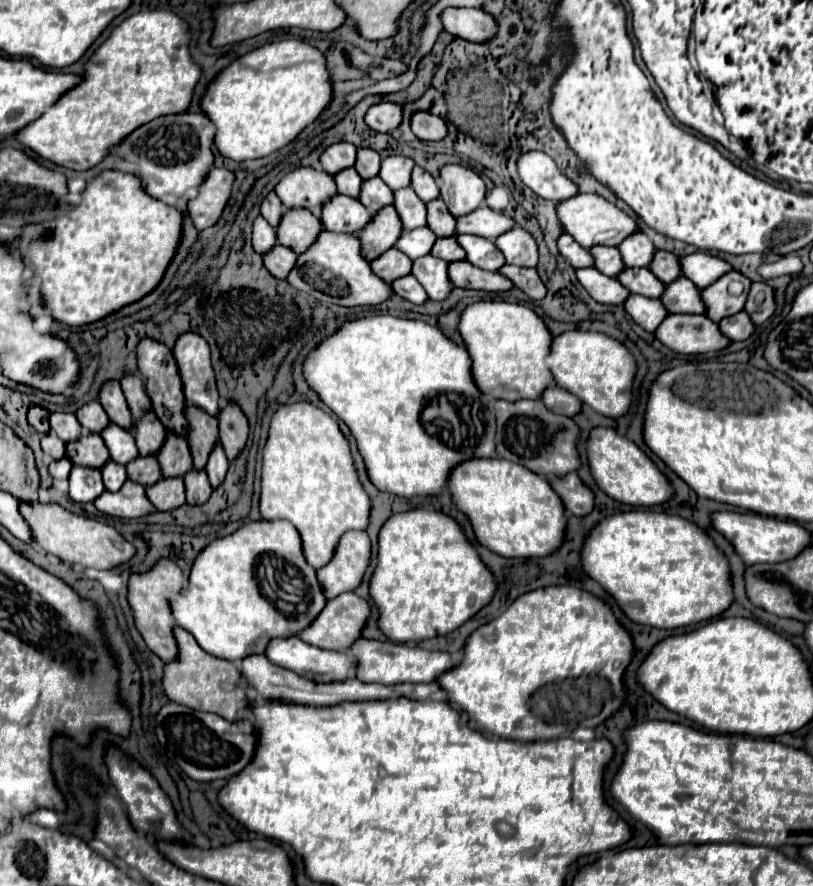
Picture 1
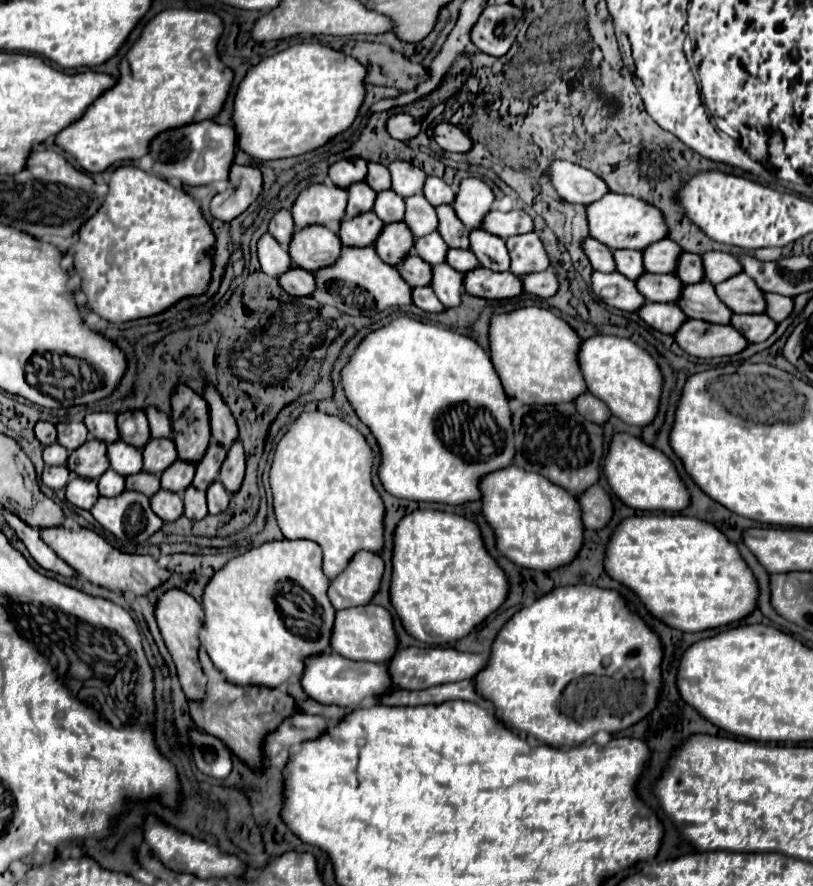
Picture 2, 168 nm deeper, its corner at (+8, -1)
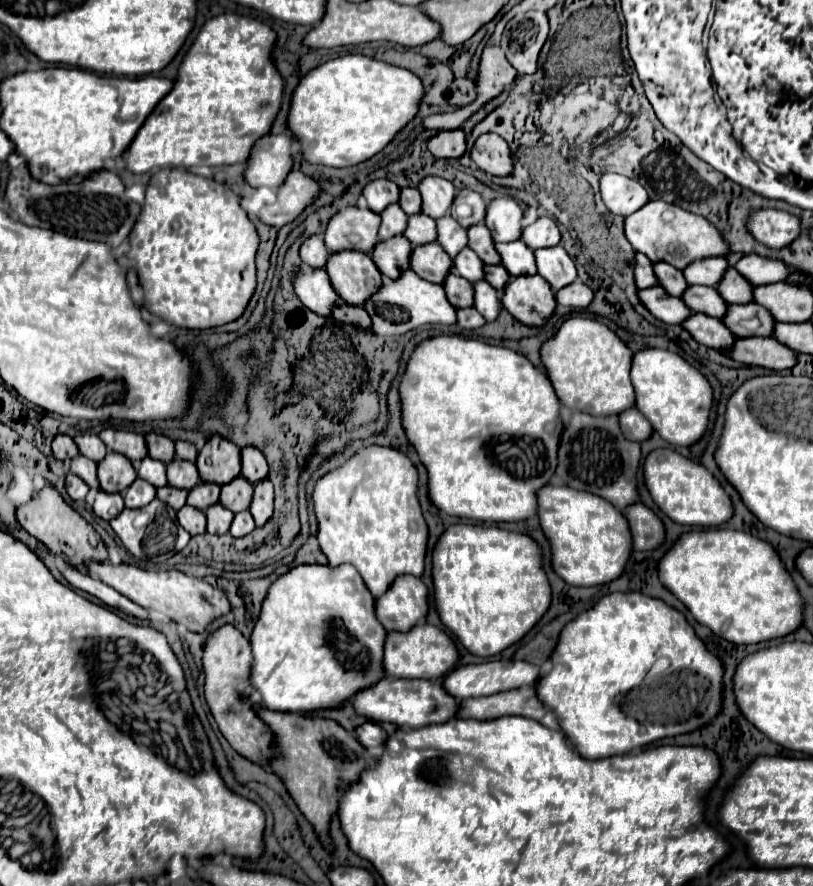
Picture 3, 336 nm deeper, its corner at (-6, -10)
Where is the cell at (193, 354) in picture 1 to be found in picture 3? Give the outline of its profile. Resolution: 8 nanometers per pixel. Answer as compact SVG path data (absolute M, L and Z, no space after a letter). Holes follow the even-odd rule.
M242 448L242 476L252 484L268 478L268 462L258 448Z

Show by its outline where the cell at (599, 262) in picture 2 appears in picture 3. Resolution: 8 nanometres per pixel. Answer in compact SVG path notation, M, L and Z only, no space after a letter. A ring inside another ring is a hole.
M636 254L636 284L638 288L652 288L658 284L658 278L654 274L654 264L650 262L650 258L646 258L644 254Z

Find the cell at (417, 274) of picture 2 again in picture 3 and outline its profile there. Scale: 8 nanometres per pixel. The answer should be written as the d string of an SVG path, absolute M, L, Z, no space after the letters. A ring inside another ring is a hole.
M450 274L444 282L444 290L446 290L448 300L456 308L466 308L466 306L472 306L472 302L474 302L474 284L462 276Z

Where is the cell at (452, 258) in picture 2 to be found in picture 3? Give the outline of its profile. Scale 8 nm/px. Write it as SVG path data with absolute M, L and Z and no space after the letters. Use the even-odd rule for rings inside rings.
M486 266L484 272L486 272L486 282L490 282L496 290L500 290L510 282L510 274L506 274L502 266Z

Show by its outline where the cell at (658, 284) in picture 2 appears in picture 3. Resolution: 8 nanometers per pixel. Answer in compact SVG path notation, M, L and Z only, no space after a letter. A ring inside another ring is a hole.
M690 286L684 292L682 300L690 308L694 308L694 312L704 312L714 318L722 318L728 308L728 302L722 300L722 296L718 296L716 288L712 288L712 286Z

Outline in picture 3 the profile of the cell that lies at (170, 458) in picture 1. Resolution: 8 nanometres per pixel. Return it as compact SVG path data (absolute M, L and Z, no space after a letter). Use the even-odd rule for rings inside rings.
M200 482L192 492L188 492L188 506L204 512L206 508L218 504L218 496L220 496L220 486L218 484Z

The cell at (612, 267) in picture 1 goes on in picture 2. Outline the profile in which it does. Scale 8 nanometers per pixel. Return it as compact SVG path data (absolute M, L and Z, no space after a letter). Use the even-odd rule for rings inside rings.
M620 249L620 251L614 251L612 257L614 257L614 263L616 263L616 271L622 273L622 275L628 275L628 279L636 279L636 275L640 277L644 273L640 251Z

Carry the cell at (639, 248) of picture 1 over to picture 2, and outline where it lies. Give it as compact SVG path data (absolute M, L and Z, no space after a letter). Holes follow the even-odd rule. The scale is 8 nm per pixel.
M662 239L660 243L652 243L652 247L640 253L644 259L644 269L648 273L672 273L682 249L674 241Z

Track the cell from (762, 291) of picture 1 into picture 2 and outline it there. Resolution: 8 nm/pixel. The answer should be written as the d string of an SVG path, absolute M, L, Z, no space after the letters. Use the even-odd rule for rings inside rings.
M764 293L764 299L768 303L766 307L766 315L772 319L772 321L782 321L790 315L792 311L792 297L784 297L784 295L776 295L776 293Z

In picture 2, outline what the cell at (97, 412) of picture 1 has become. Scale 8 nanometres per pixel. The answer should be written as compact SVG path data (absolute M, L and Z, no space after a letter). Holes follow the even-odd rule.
M90 413L84 417L84 425L94 439L100 439L104 443L112 443L118 439L116 417L112 413Z

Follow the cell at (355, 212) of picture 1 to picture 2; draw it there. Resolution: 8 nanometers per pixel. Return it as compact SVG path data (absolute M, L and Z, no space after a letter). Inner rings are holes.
M366 211L366 215L356 215L356 219L344 219L336 231L342 245L352 247L366 247L372 245L380 233L384 223L376 219L372 211Z

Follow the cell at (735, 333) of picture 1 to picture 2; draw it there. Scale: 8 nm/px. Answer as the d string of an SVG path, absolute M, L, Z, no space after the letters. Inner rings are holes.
M732 315L730 325L736 327L736 331L740 331L750 343L768 339L776 329L776 323L768 315Z

